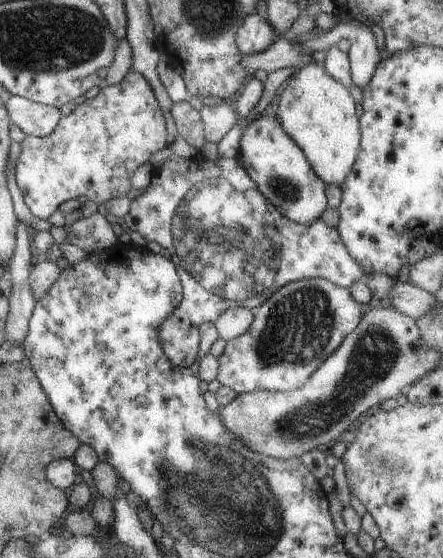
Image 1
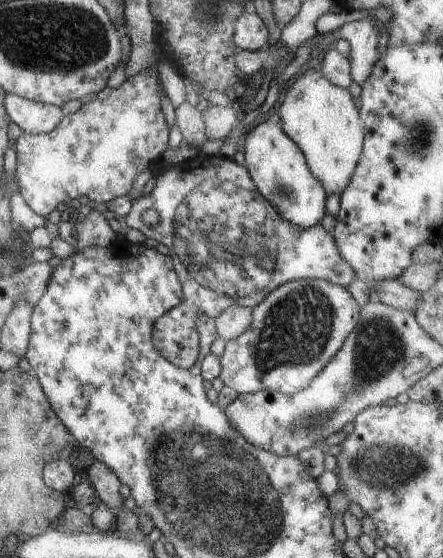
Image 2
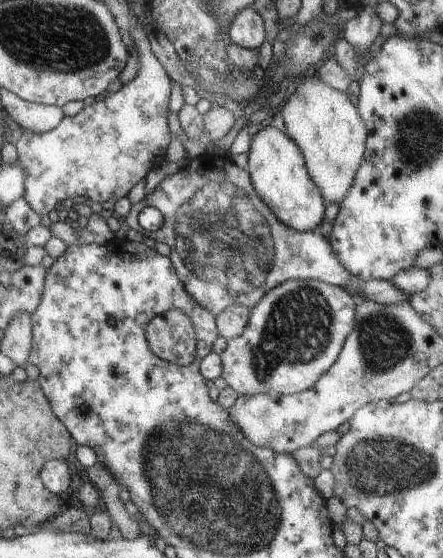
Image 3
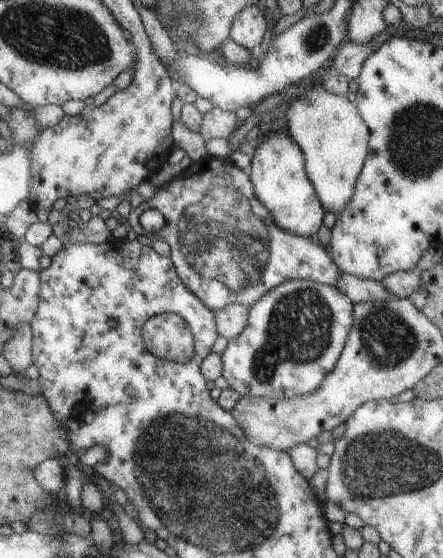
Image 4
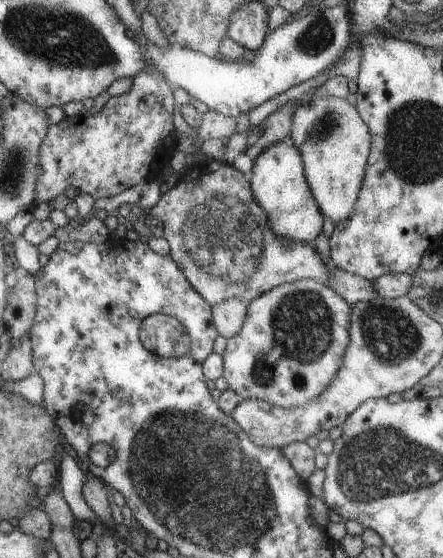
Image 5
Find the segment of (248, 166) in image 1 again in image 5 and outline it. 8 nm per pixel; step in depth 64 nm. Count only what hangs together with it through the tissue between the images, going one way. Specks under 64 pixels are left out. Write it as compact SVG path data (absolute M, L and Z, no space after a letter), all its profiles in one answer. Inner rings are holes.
M290 141L275 142L259 152L253 161L249 183L253 201L265 213L273 236L291 242L313 243L321 233L324 218L305 181L301 156Z

